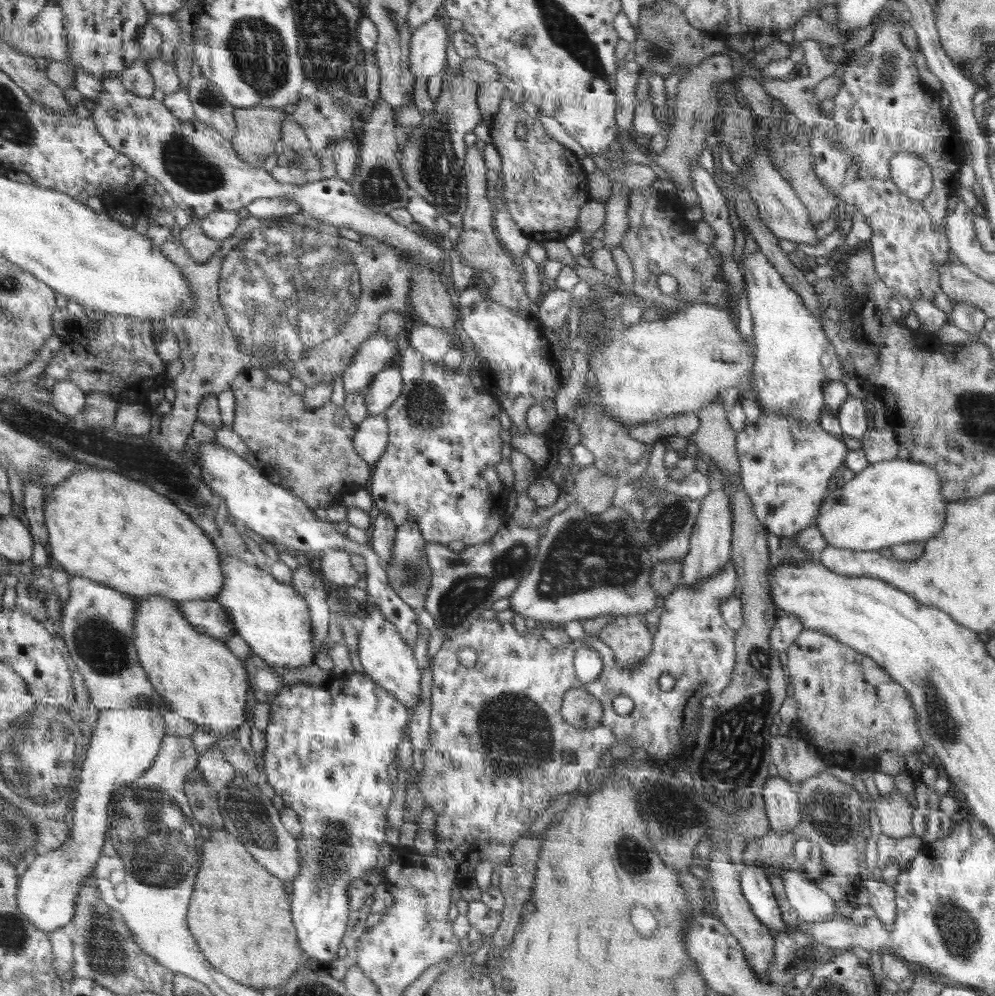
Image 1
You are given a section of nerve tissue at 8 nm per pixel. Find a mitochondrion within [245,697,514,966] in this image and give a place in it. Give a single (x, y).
(333, 855)

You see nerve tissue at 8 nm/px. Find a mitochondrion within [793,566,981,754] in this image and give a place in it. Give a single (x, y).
(942, 721)

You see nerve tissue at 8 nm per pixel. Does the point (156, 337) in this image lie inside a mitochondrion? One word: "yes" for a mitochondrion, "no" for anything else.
no

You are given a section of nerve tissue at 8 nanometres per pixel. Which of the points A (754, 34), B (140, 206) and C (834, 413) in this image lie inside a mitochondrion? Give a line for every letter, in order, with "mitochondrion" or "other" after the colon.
A: other
B: other
C: other

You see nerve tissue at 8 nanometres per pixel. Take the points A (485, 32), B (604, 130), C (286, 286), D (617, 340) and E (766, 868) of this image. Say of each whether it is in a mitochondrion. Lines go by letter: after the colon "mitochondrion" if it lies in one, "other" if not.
A: other
B: other
C: mitochondrion
D: mitochondrion
E: other

